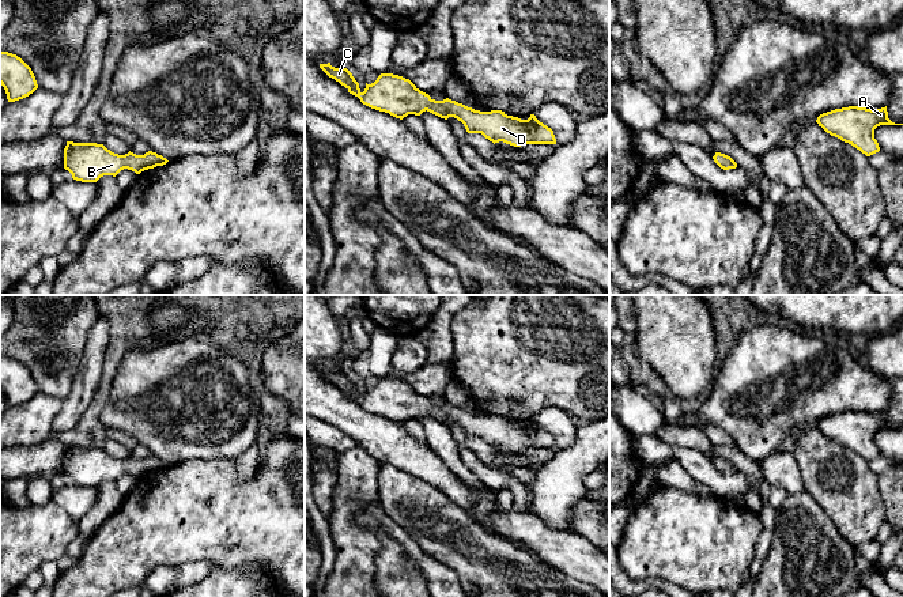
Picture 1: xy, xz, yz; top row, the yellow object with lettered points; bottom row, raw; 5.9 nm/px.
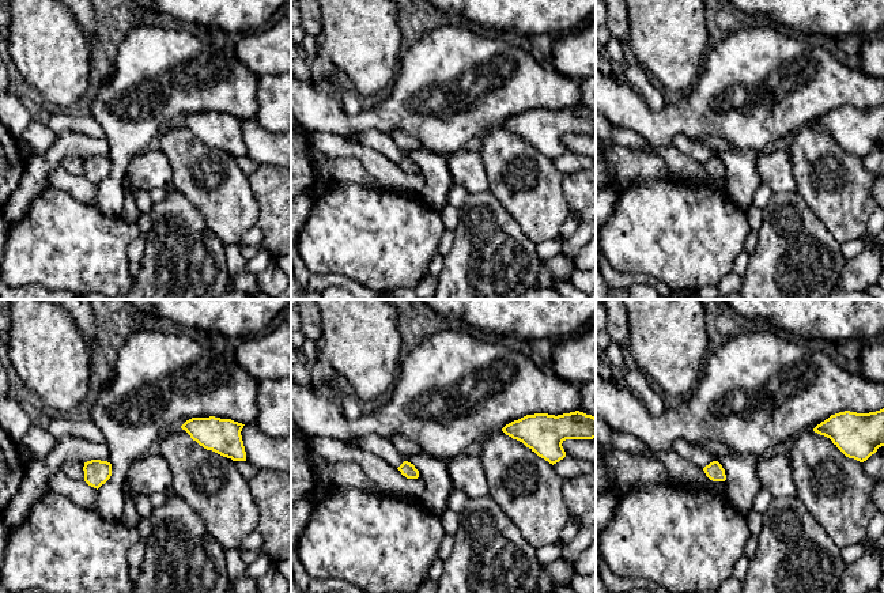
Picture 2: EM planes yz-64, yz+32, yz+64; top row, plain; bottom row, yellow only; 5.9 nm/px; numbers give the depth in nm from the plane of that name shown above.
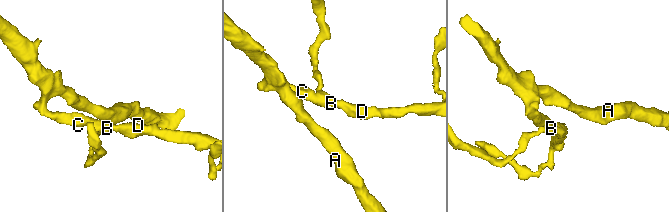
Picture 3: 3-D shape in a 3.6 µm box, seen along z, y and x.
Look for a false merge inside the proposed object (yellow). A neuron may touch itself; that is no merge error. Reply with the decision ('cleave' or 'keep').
keep

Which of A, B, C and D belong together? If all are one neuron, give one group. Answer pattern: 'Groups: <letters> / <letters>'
Groups: A B C D

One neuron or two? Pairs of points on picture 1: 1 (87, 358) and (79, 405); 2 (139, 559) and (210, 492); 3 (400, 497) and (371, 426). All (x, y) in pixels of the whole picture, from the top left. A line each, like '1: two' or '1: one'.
1: one
2: one
3: two

